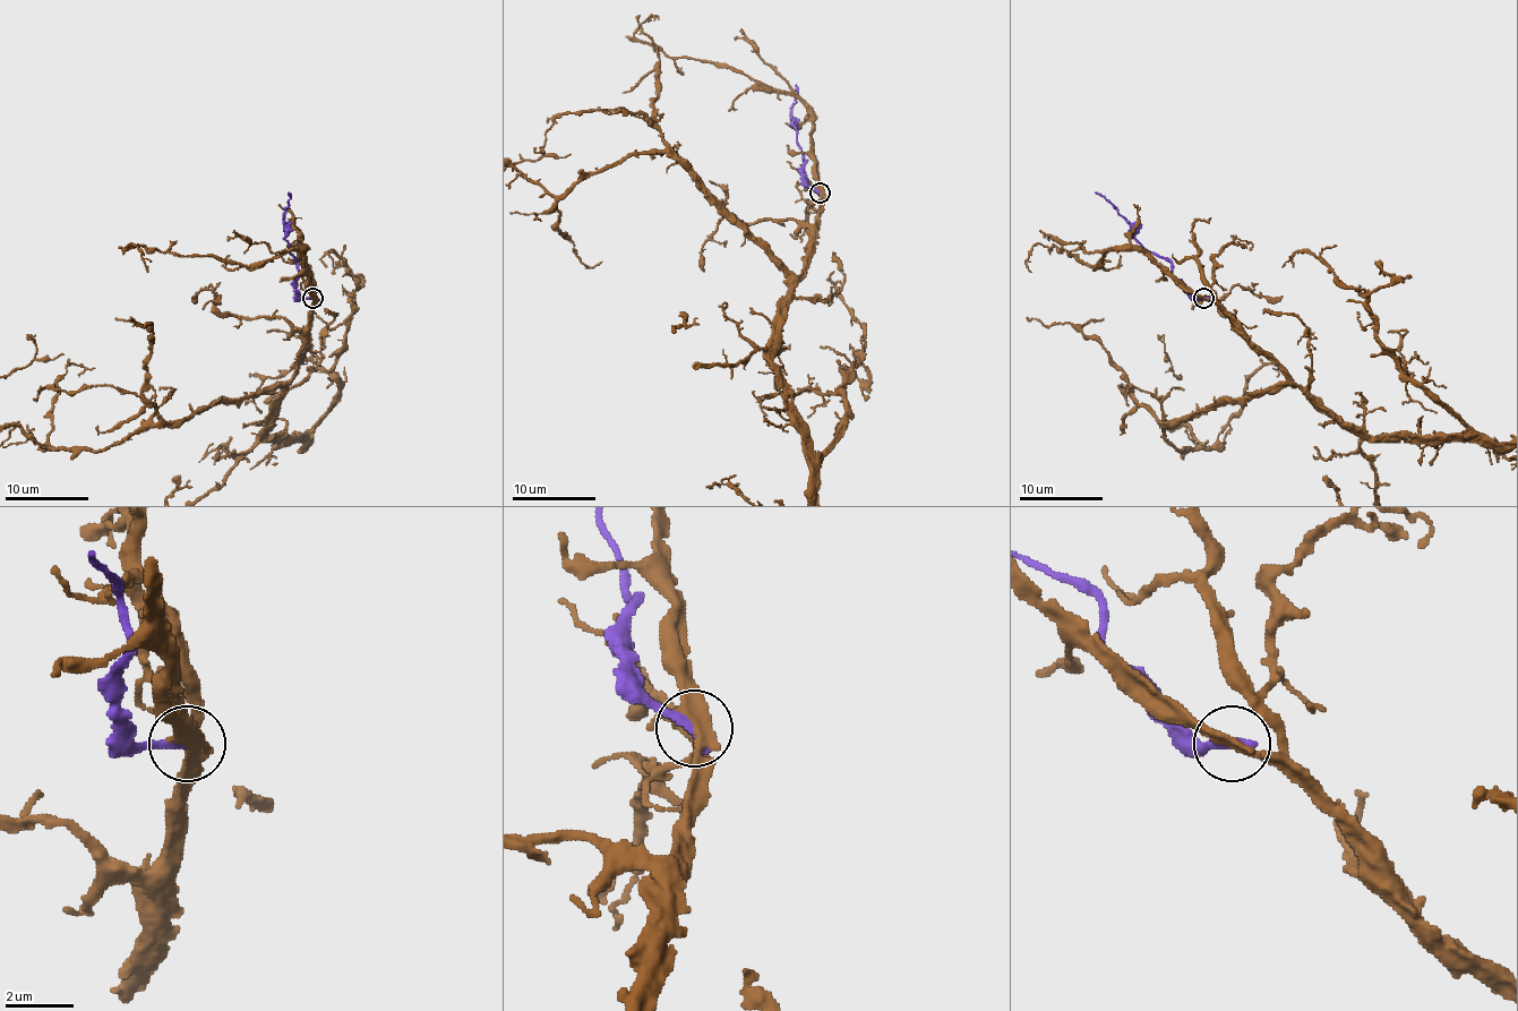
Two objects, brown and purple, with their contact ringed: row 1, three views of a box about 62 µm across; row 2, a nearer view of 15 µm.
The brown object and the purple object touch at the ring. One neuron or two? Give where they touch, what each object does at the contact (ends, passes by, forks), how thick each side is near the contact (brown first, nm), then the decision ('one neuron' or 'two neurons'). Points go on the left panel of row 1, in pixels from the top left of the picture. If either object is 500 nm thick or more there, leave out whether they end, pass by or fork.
(312, 298) | brown passes by | purple ends | 300/320 nm | two neurons

